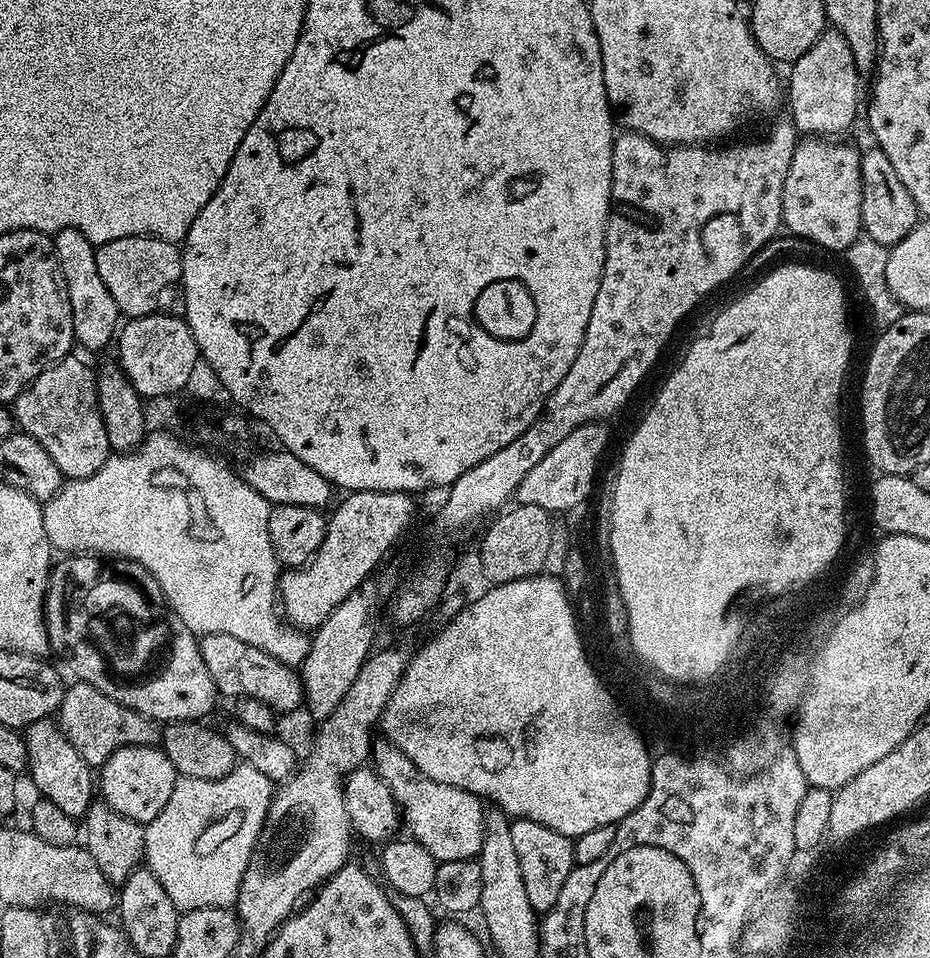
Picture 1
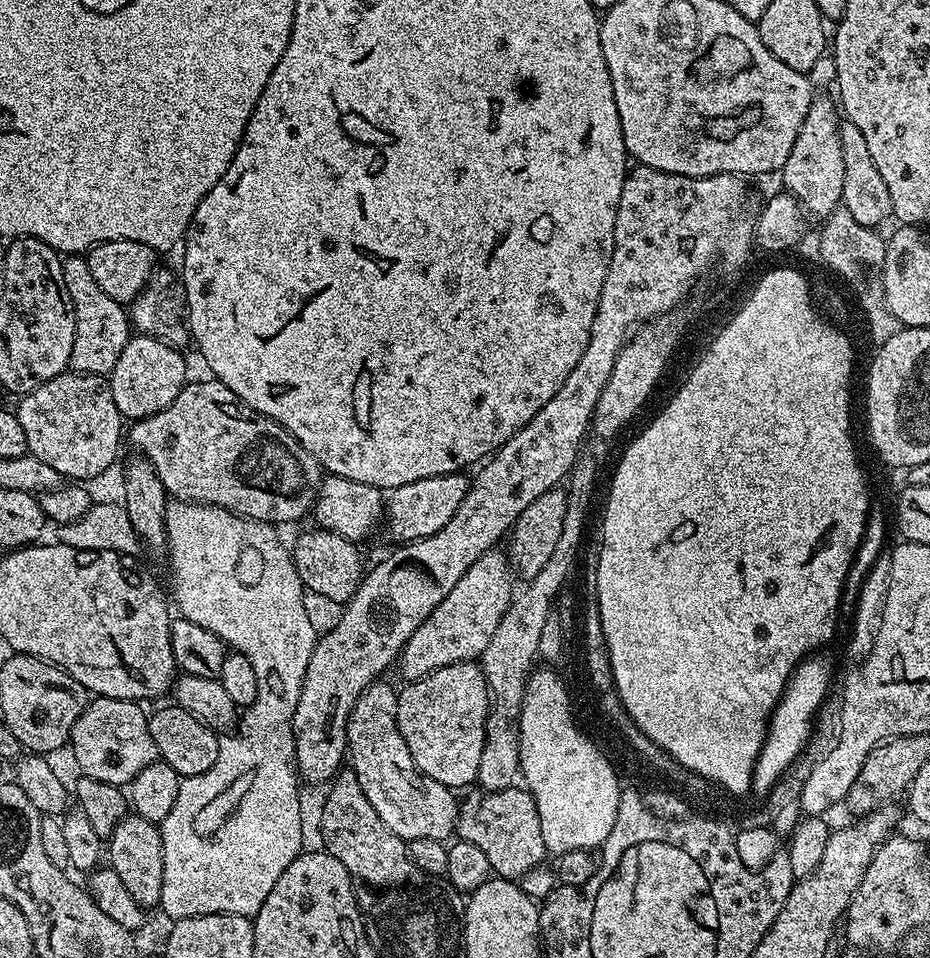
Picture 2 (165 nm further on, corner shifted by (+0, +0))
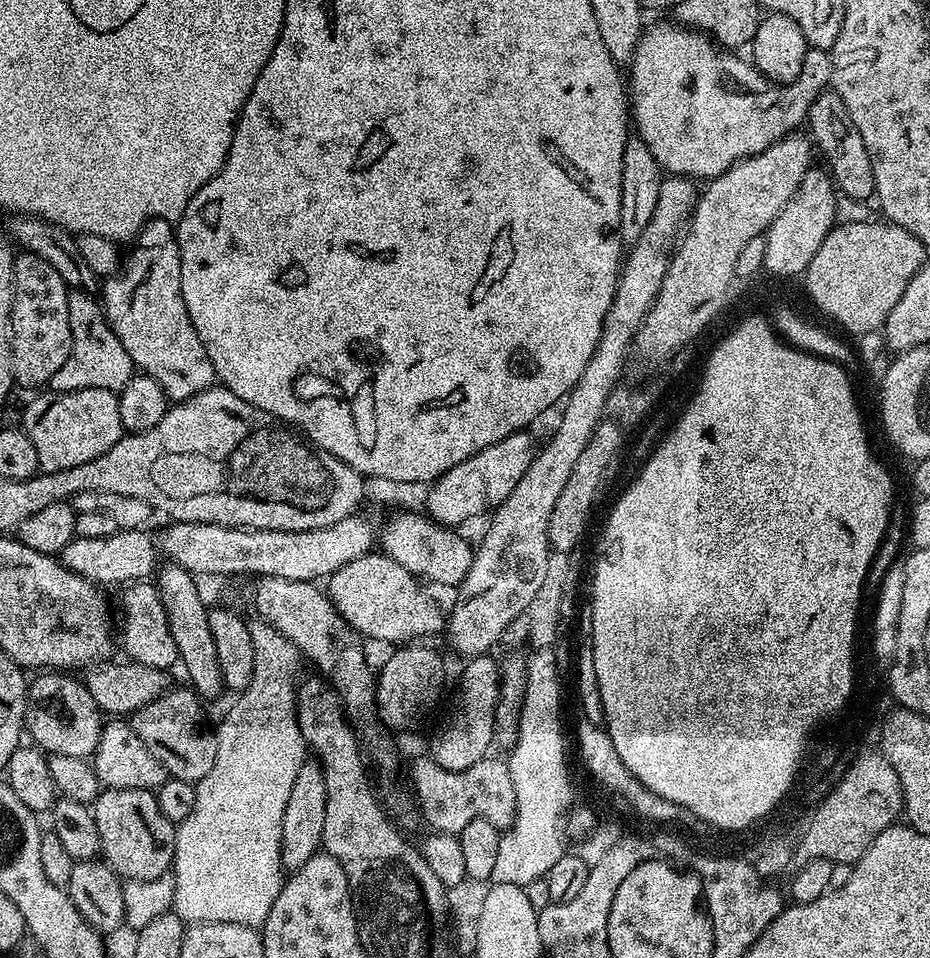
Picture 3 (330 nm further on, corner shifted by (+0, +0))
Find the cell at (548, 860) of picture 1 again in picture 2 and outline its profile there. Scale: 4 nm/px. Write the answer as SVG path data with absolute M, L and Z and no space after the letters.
M513 786L501 792L475 791L469 791L469 796L459 801L455 835L479 846L499 879L519 881L519 876L534 871L546 857L536 799L524 786Z

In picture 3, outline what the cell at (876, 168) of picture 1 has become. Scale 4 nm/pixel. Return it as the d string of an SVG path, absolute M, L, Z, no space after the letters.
M831 90L821 93L809 108L806 128L809 128L807 131L810 133L811 143L818 149L819 155L820 152L824 155L823 163L839 195L849 196L852 200L871 201L876 195L874 166L870 166L870 154L866 154L866 142L862 142L862 134L858 134L858 126L854 126L850 110L846 110L846 102L842 102L842 98L838 98L838 94Z

